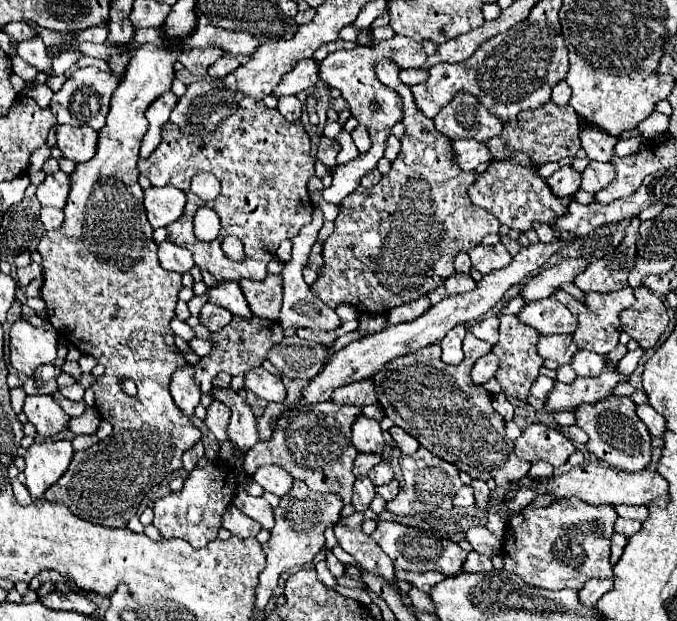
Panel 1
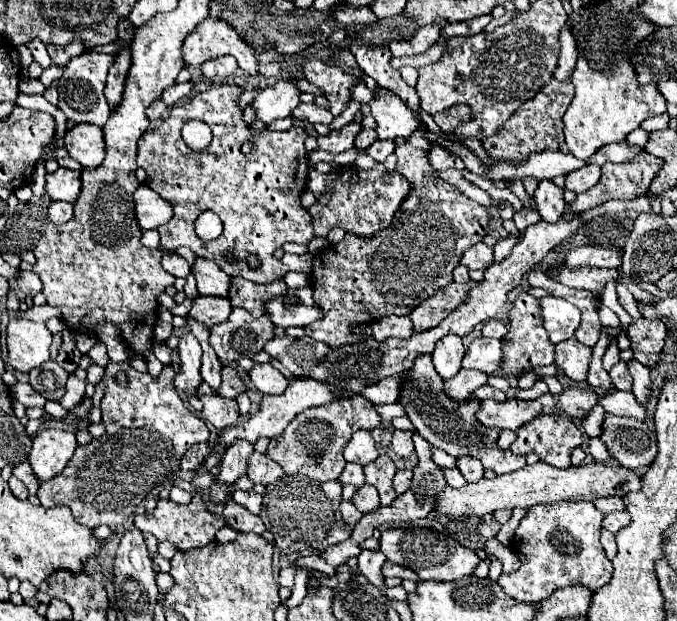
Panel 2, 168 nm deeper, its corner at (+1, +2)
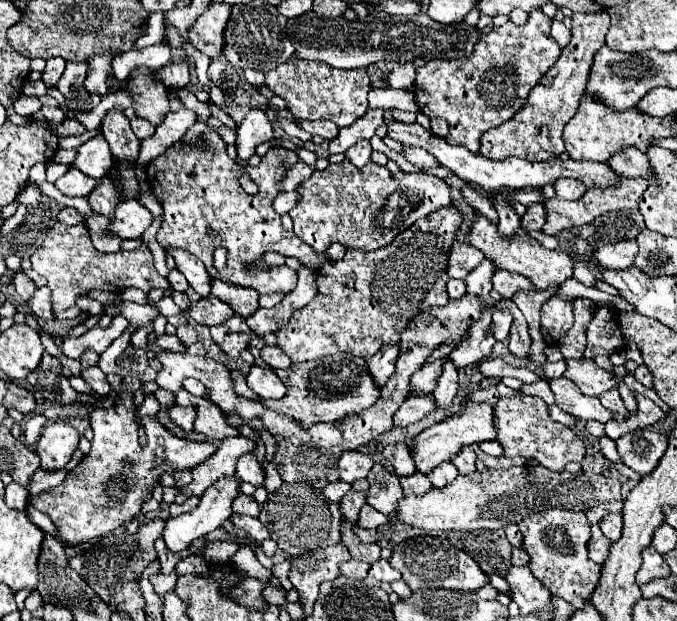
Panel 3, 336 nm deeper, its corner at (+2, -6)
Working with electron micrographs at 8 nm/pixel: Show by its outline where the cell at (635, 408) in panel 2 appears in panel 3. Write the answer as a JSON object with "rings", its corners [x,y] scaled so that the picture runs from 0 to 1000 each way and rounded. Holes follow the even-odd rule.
{"rings":[[[820,609],[811,615],[811,622],[820,634],[820,651],[838,667],[858,676],[882,676],[888,683],[897,683],[903,676],[903,663],[891,657],[885,641],[864,638],[861,631],[855,631],[852,622],[843,618],[843,612]]]}

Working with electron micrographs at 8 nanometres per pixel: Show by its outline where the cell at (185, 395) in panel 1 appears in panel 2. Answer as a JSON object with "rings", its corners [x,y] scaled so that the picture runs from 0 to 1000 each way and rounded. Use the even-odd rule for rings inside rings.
{"rings":[[[275,538],[266,544],[263,573],[266,573],[266,599],[257,609],[257,622],[272,638],[290,638],[298,618],[298,605],[295,605],[298,560],[295,551],[287,544],[287,538]]]}

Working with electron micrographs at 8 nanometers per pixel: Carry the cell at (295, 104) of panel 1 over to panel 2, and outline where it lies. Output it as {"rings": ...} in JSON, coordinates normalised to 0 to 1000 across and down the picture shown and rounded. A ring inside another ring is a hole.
{"rings":[[[443,164],[434,180],[431,180],[434,190],[443,190],[443,193],[455,193],[461,200],[467,196],[476,196],[476,200],[490,200],[493,196],[493,187],[487,184],[487,177],[479,177],[479,174],[470,174],[467,167],[449,167]]]}

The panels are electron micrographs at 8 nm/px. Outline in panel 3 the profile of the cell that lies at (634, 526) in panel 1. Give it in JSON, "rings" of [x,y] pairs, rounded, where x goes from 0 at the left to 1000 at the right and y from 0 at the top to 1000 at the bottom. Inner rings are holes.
{"rings":[[[911,824],[911,828],[897,828],[888,841],[885,841],[891,860],[903,870],[903,873],[911,873],[917,866],[917,853],[920,853],[920,831]]]}

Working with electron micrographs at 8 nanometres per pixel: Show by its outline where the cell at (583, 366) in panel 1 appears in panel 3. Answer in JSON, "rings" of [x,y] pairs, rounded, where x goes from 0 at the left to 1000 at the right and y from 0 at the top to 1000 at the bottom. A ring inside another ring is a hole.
{"rings":[[[908,628],[894,631],[894,634],[888,638],[888,651],[905,667],[905,676],[908,676],[908,680],[920,680],[920,676],[929,673],[929,663],[923,660],[914,631],[908,631]]]}

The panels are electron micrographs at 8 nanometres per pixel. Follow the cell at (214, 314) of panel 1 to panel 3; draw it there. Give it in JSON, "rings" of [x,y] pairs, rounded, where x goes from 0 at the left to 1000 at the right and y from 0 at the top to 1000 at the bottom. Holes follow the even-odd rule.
{"rings":[[[303,477],[297,480],[294,486],[288,486],[279,502],[276,502],[291,522],[300,522],[300,525],[315,525],[315,522],[329,522],[335,512],[341,512],[347,502],[341,499],[338,490],[326,486],[323,480],[318,477]]]}

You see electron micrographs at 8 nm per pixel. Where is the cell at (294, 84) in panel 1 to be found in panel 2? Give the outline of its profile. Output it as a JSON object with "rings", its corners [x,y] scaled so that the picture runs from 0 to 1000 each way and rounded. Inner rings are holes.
{"rings":[[[414,126],[408,135],[390,142],[375,158],[372,171],[378,174],[378,190],[390,200],[399,200],[411,190],[428,187],[431,174],[443,164],[443,142],[428,126]]]}

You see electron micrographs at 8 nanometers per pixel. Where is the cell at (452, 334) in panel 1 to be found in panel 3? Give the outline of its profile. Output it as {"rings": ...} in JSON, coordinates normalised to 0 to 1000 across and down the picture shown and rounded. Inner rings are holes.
{"rings":[[[660,580],[657,586],[657,599],[648,609],[645,625],[640,628],[640,641],[645,644],[645,660],[660,660],[666,657],[672,638],[675,638],[678,618],[675,618],[675,596],[669,589],[666,580]]]}

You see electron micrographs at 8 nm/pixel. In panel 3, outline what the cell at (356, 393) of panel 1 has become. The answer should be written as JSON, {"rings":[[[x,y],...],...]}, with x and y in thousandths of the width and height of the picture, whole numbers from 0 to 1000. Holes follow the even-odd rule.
{"rings":[[[640,580],[640,583],[628,586],[619,599],[613,599],[610,609],[607,609],[610,634],[616,634],[616,631],[637,634],[645,622],[645,612],[648,612],[651,599],[654,599],[654,586],[657,586],[657,580]]]}

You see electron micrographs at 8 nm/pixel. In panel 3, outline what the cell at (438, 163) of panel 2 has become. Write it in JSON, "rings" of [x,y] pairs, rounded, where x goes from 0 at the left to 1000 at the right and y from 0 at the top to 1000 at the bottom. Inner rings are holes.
{"rings":[[[595,235],[595,251],[613,264],[616,271],[645,271],[648,261],[625,238],[604,238],[604,235]]]}

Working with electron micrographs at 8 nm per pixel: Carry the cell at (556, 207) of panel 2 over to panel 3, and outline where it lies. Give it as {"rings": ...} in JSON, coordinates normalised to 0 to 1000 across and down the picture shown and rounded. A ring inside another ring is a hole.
{"rings":[[[793,325],[793,329],[784,329],[778,335],[778,341],[767,351],[770,357],[770,367],[775,374],[787,374],[787,370],[799,370],[802,361],[805,361],[805,338],[802,338],[802,329]]]}

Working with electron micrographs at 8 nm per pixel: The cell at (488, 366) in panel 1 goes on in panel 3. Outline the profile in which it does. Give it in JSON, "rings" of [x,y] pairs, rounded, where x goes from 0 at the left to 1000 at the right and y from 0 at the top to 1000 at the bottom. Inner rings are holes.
{"rings":[[[604,638],[592,657],[581,667],[581,686],[583,689],[598,689],[604,683],[613,683],[625,676],[628,670],[643,663],[643,647],[640,638]]]}

